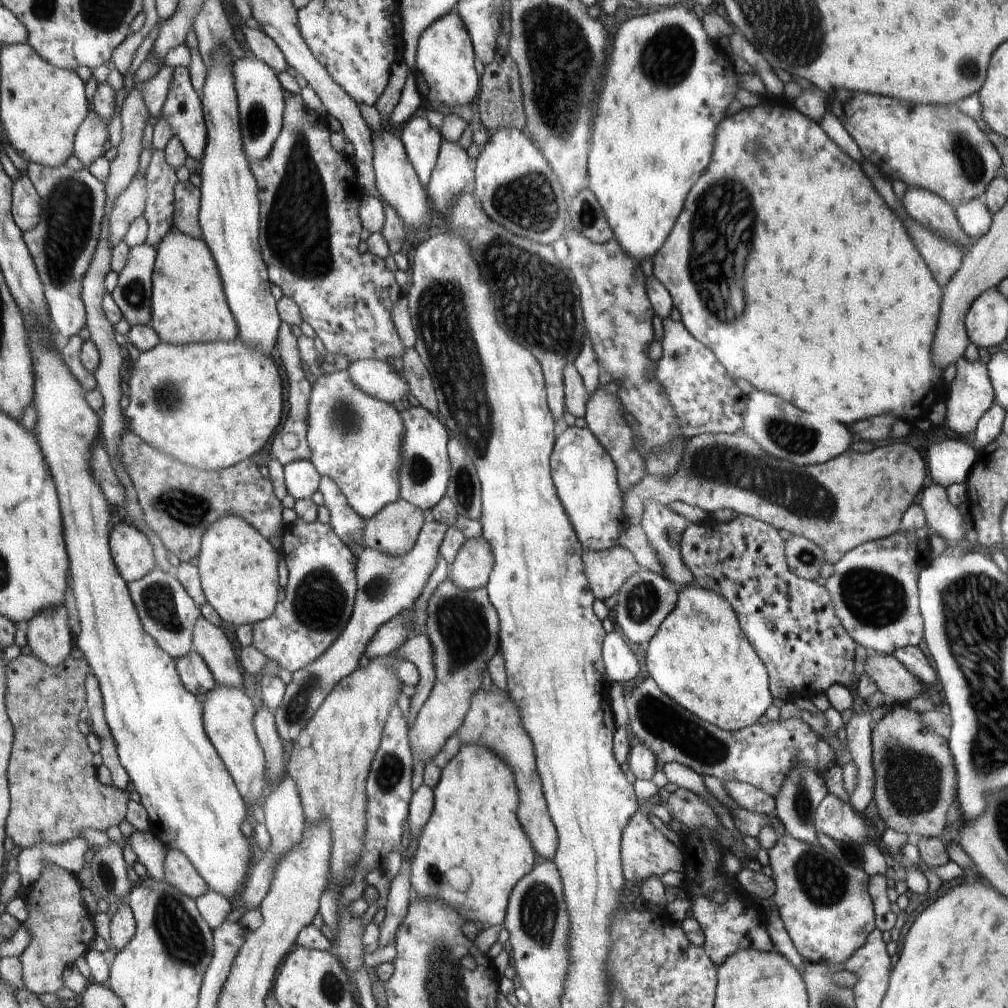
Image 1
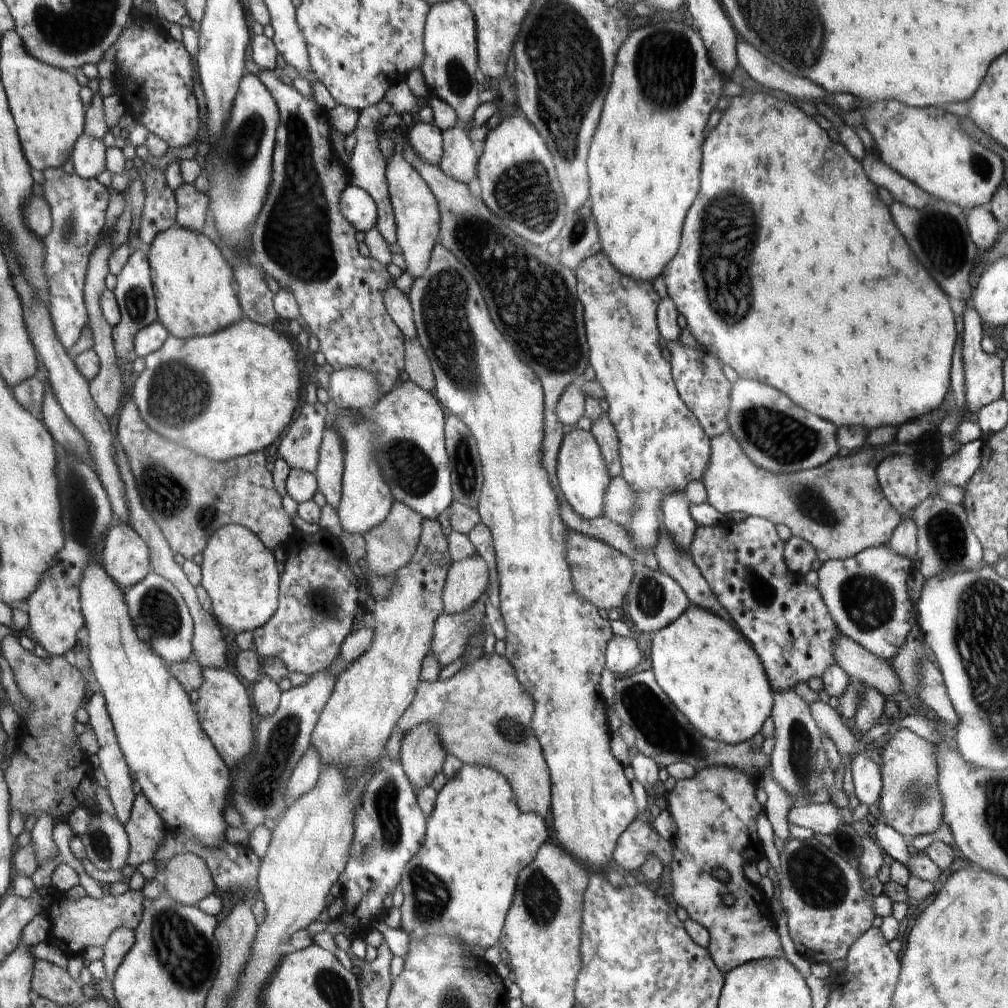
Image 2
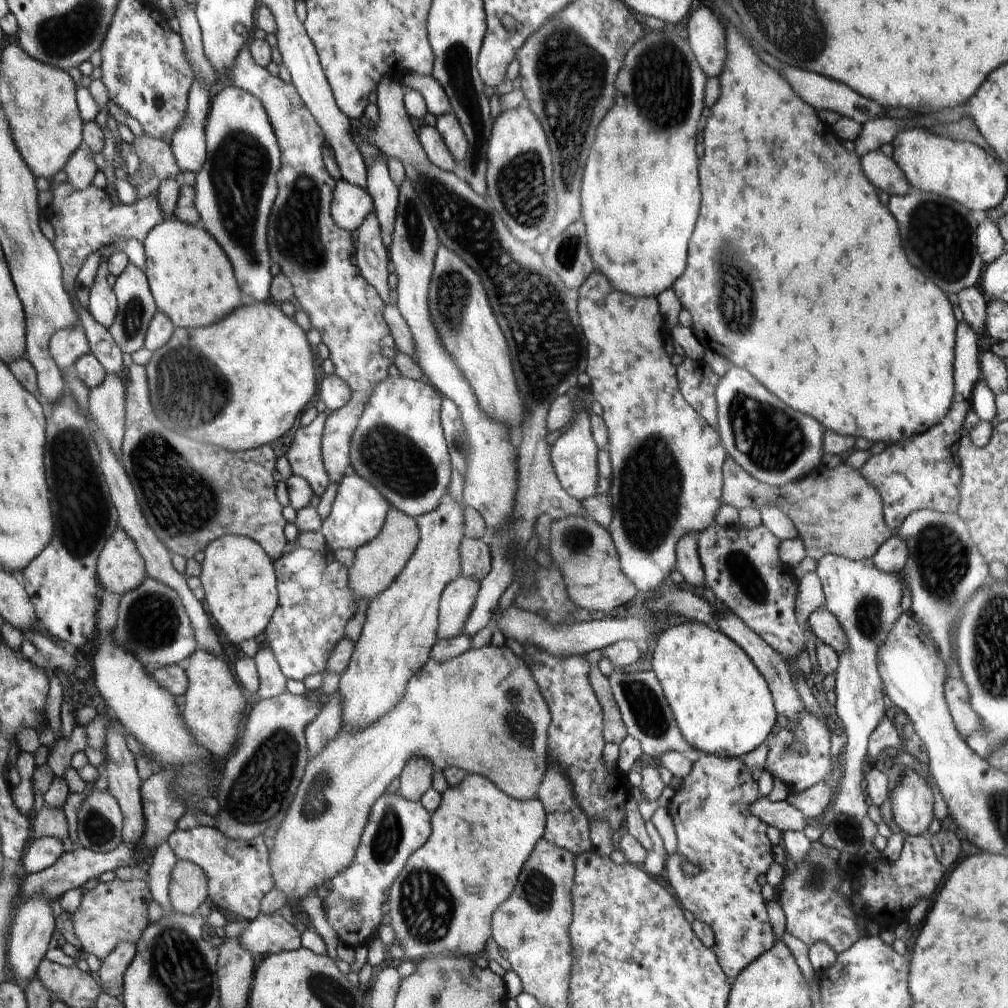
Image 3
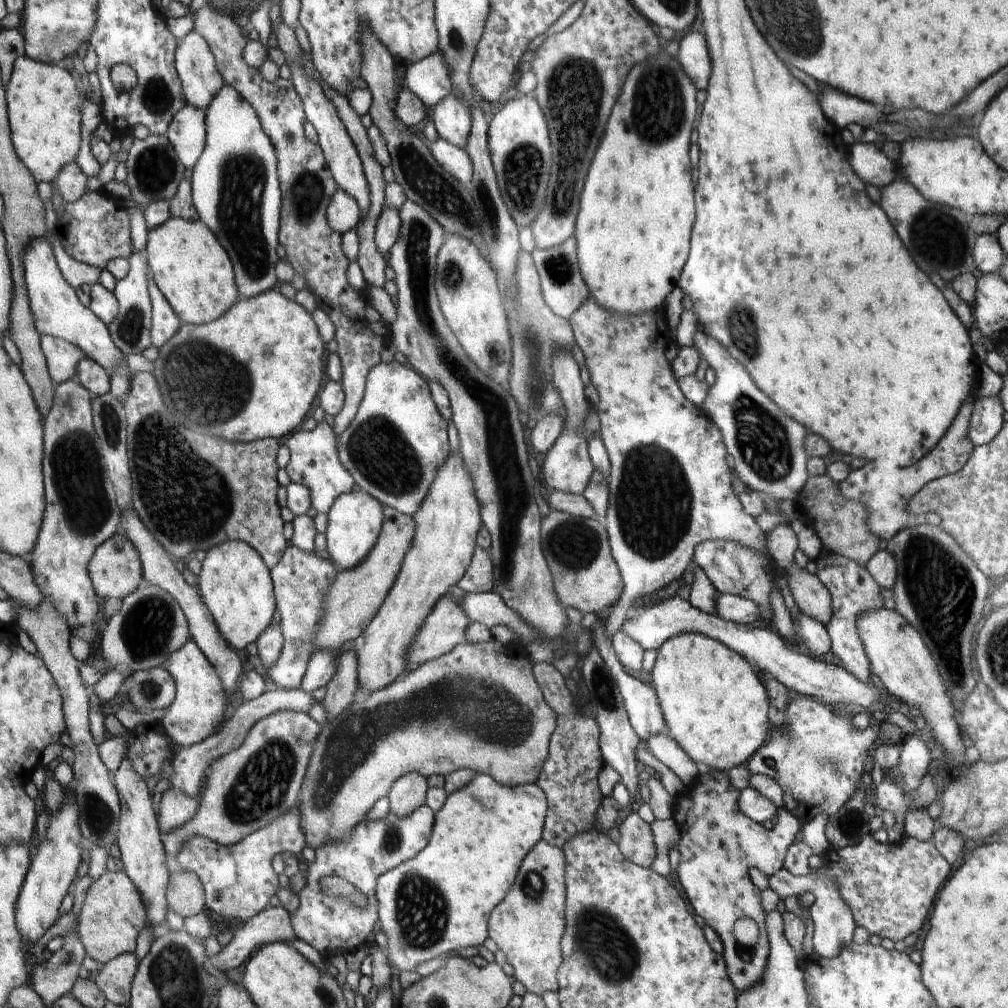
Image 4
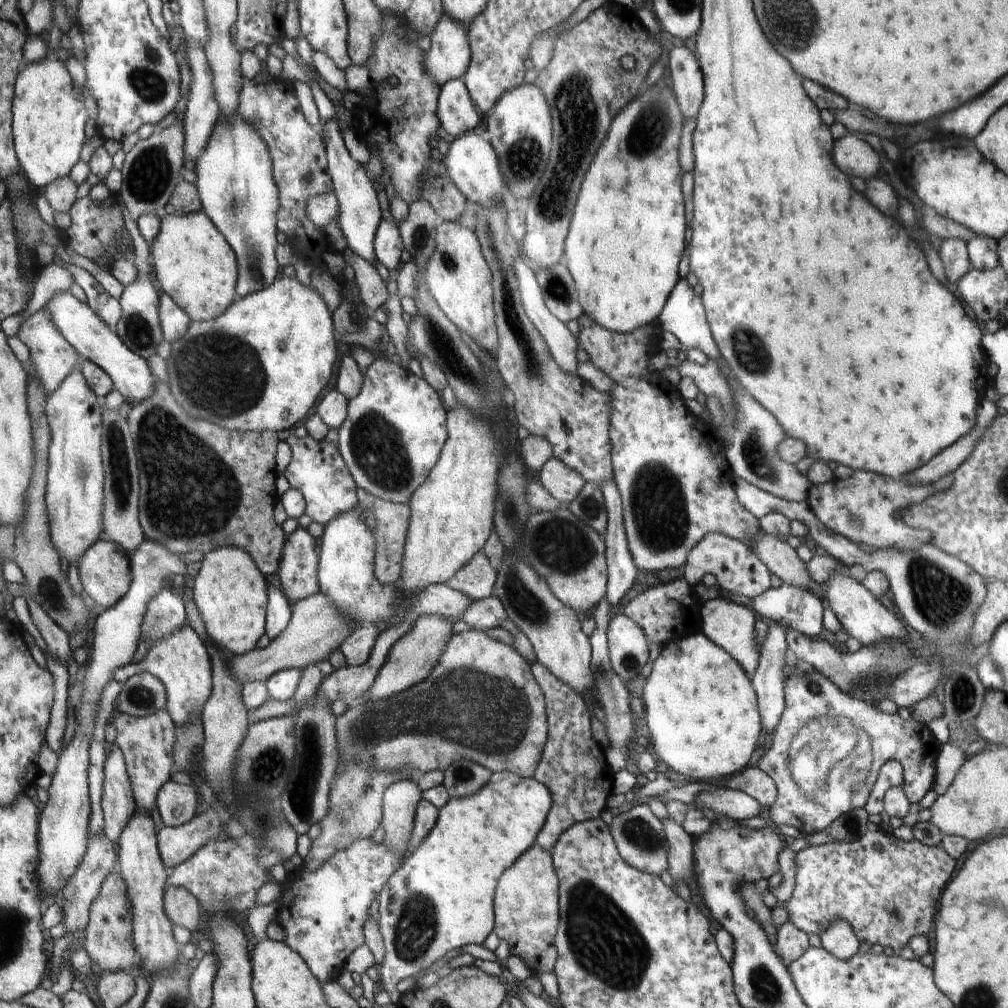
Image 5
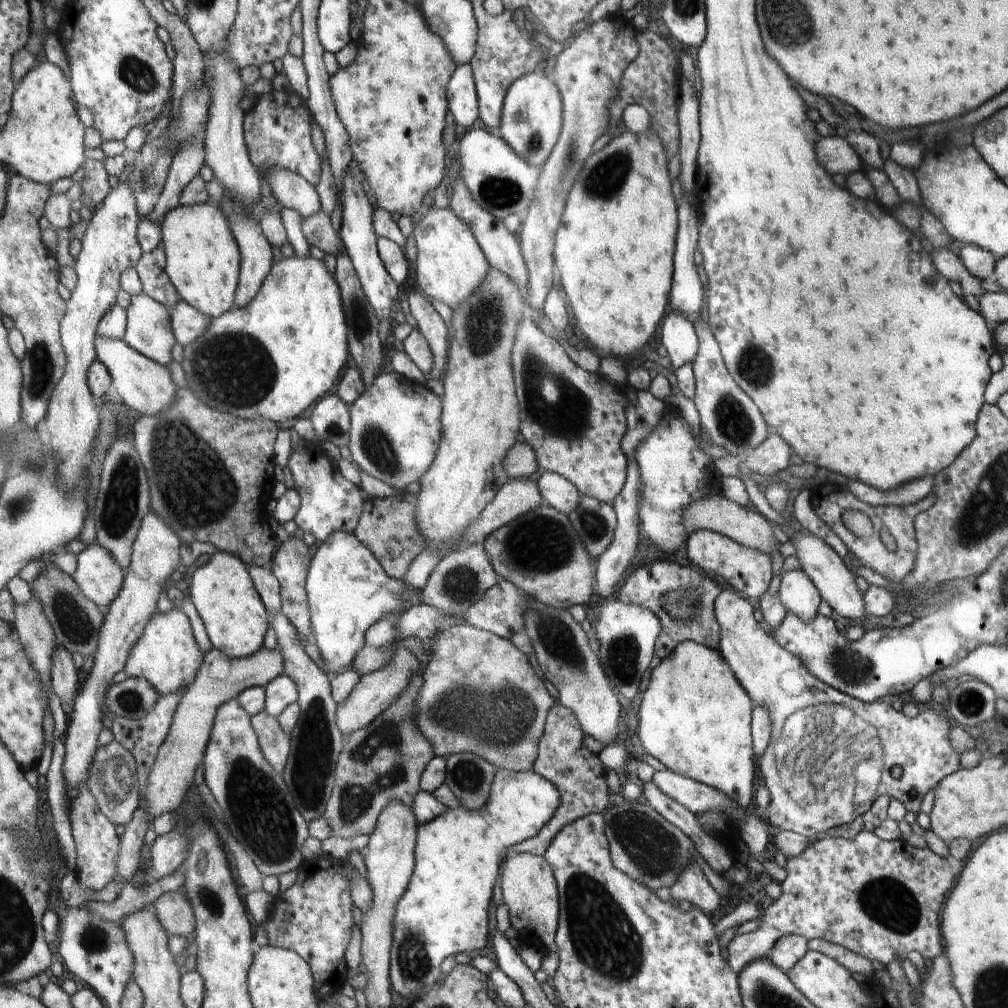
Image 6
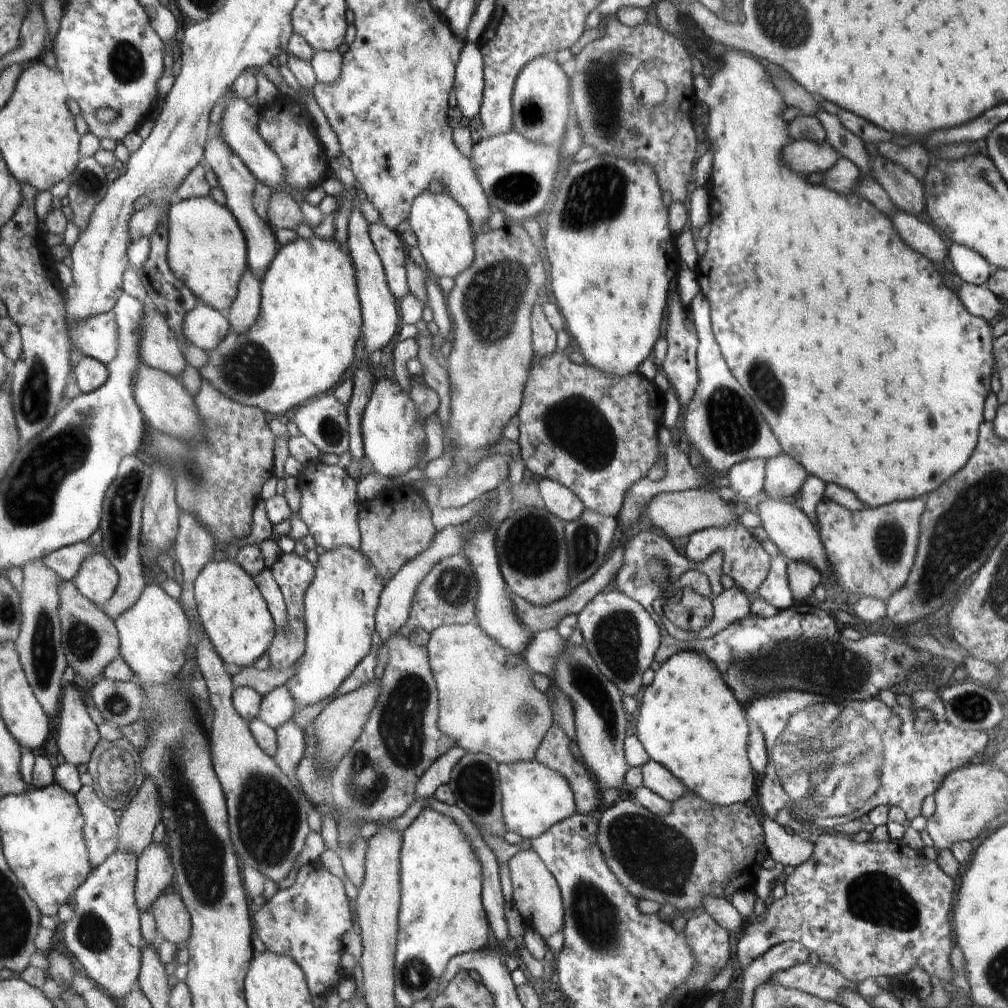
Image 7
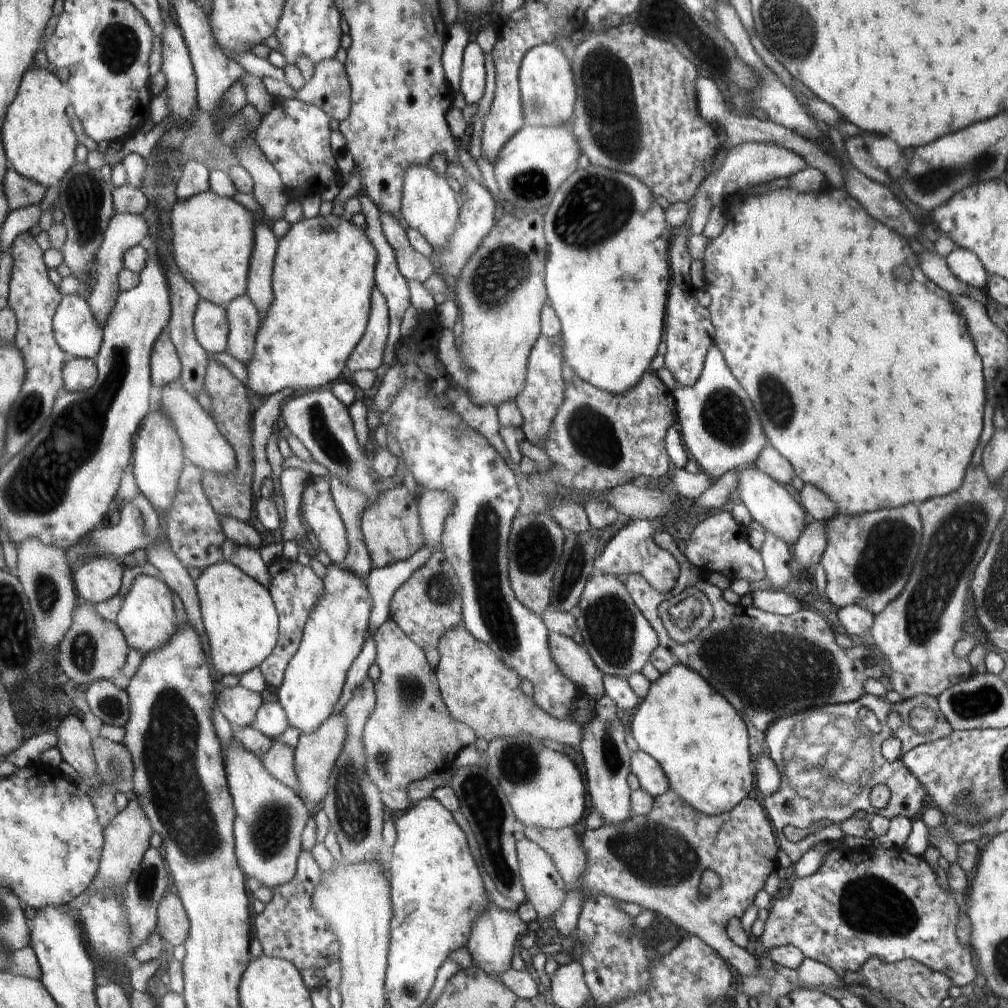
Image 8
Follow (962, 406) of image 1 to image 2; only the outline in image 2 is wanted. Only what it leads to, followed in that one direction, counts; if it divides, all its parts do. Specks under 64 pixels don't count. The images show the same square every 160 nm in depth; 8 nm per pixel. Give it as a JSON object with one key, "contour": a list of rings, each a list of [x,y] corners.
{"contour":[[[976,308],[964,310],[964,340],[962,340],[962,366],[964,367],[964,394],[966,394],[966,408],[972,414],[978,413],[984,406],[998,401],[1004,396],[1003,361],[997,354],[988,354],[982,349],[984,339],[984,324]]]}

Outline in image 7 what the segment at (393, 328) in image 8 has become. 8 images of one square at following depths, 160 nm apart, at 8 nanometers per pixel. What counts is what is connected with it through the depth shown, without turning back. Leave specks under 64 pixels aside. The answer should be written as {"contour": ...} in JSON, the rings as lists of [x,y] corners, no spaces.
{"contour":[[[372,223],[371,241],[381,258],[390,292],[403,298],[409,292],[407,283],[407,247],[400,235],[384,223]]]}

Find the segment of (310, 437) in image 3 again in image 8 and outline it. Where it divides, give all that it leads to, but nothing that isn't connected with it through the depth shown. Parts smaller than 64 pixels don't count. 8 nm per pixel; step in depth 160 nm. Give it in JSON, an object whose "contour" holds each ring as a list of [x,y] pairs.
{"contour":[[[311,475],[301,496],[299,510],[308,521],[321,550],[340,567],[349,550],[347,530],[331,493],[327,476]]]}

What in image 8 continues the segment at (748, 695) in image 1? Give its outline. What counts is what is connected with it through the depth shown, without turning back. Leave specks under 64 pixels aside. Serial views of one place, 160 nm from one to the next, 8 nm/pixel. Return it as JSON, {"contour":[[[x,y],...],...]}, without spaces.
{"contour":[[[674,665],[671,669],[668,669],[667,673],[661,674],[658,680],[653,680],[650,683],[649,691],[644,697],[644,700],[636,706],[628,718],[630,734],[634,737],[634,740],[636,740],[639,750],[646,752],[646,754],[649,754],[658,761],[658,764],[663,768],[666,778],[669,780],[670,789],[676,791],[680,795],[680,798],[684,799],[684,802],[693,806],[693,810],[699,810],[709,815],[730,812],[735,806],[742,804],[742,802],[746,800],[748,792],[750,792],[752,786],[754,786],[754,772],[752,772],[753,756],[750,756],[751,748],[748,748],[750,734],[746,734],[747,724],[744,724],[744,721],[739,711],[731,705],[731,702],[728,702],[727,698],[724,698],[724,695],[721,695],[700,673],[697,673],[686,665]]]}

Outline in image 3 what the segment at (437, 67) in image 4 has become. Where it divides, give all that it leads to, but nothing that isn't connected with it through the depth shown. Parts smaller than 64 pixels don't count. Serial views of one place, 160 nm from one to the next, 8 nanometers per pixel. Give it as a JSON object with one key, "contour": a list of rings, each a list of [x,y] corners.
{"contour":[[[431,74],[425,77],[420,75],[408,75],[400,80],[400,82],[404,82],[408,90],[419,90],[427,104],[428,112],[431,112],[434,116],[439,117],[451,111],[451,104],[449,103],[446,93]]]}

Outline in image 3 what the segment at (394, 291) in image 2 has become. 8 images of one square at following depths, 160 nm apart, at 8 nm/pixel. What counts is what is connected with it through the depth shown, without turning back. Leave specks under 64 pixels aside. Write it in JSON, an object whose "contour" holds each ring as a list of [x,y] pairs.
{"contour":[[[372,211],[365,219],[364,222],[357,228],[358,229],[358,243],[356,244],[356,264],[359,266],[363,277],[367,279],[369,283],[377,291],[381,298],[383,299],[384,304],[390,303],[390,287],[389,287],[389,276],[388,269],[388,260],[389,258],[389,249],[384,246],[382,237],[381,237],[381,228],[377,219],[377,216]]]}

